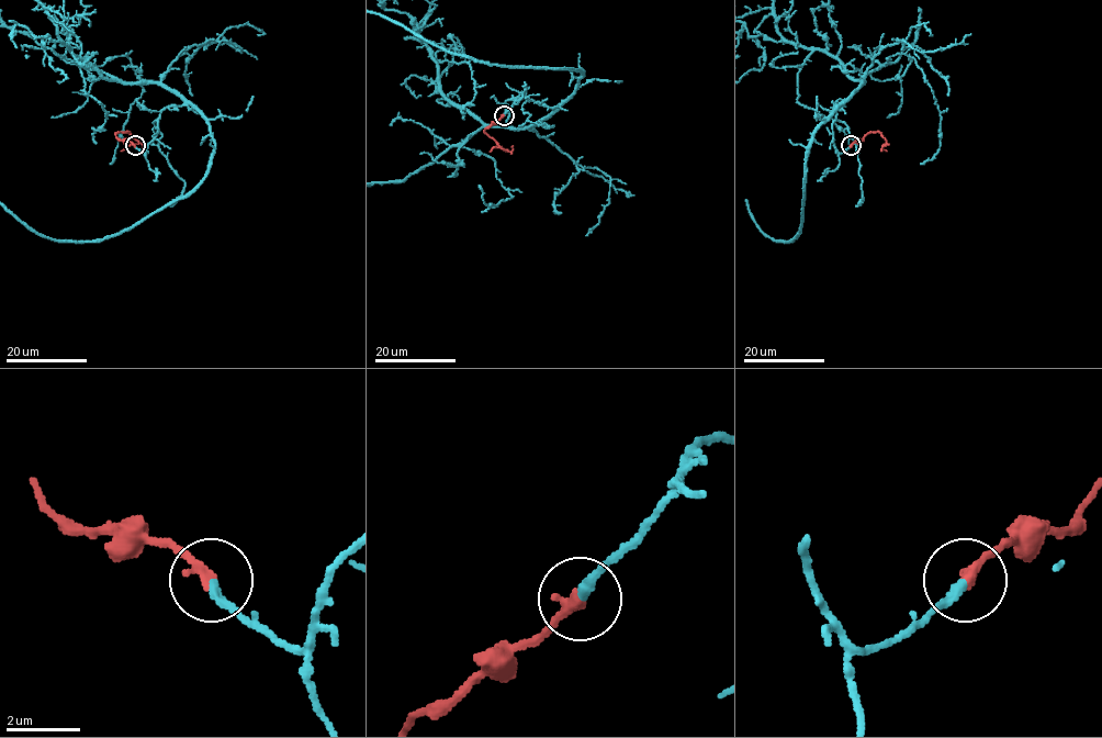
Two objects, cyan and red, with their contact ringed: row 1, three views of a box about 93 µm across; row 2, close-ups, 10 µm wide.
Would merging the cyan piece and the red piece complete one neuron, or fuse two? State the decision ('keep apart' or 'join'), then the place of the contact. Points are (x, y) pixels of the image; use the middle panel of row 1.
join; place (504, 115)

